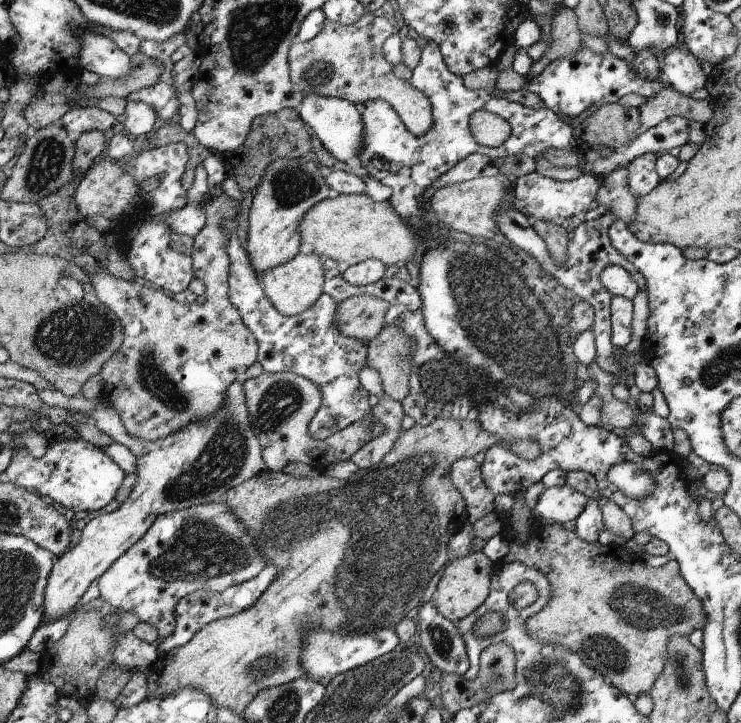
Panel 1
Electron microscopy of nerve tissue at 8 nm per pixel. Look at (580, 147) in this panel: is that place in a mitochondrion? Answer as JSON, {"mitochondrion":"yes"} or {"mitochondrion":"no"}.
{"mitochondrion":"no"}

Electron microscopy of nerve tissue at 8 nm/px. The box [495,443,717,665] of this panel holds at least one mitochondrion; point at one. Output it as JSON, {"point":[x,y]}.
{"point":[644,609]}

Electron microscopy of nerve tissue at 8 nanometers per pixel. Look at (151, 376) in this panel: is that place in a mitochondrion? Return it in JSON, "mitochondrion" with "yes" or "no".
{"mitochondrion":"yes"}

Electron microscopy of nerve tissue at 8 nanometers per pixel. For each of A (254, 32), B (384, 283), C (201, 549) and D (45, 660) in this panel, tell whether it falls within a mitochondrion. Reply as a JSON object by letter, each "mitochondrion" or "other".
{"A":"mitochondrion","B":"other","C":"mitochondrion","D":"other"}

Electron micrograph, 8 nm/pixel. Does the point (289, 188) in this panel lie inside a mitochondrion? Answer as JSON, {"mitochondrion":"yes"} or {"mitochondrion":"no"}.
{"mitochondrion":"yes"}

